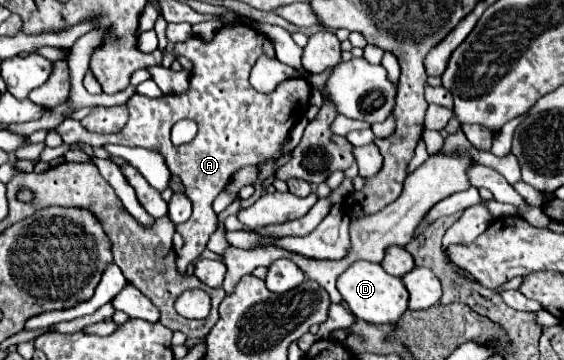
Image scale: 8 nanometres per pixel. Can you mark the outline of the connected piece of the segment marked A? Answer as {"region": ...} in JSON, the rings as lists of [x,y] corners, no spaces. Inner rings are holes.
{"region":[[[228,24],[218,30],[210,42],[198,36],[186,42],[178,42],[172,50],[174,56],[184,56],[194,64],[190,88],[184,94],[166,94],[160,98],[148,98],[142,94],[132,96],[128,102],[130,120],[118,134],[88,132],[78,120],[72,118],[66,118],[60,126],[56,126],[56,132],[68,146],[76,142],[84,142],[88,146],[124,144],[150,148],[166,156],[170,170],[180,174],[184,194],[192,202],[190,219],[176,226],[176,231],[184,241],[182,249],[176,252],[176,265],[181,273],[185,273],[188,266],[202,254],[212,232],[218,228],[218,216],[212,210],[216,196],[226,188],[230,178],[240,168],[278,158],[280,146],[284,144],[290,128],[308,108],[310,84],[304,78],[290,78],[270,94],[260,94],[250,86],[250,70],[254,62],[264,54],[264,46],[266,56],[272,58],[272,42],[246,24]],[[182,118],[192,118],[198,124],[198,134],[192,142],[174,148],[170,142],[170,130]]]}

